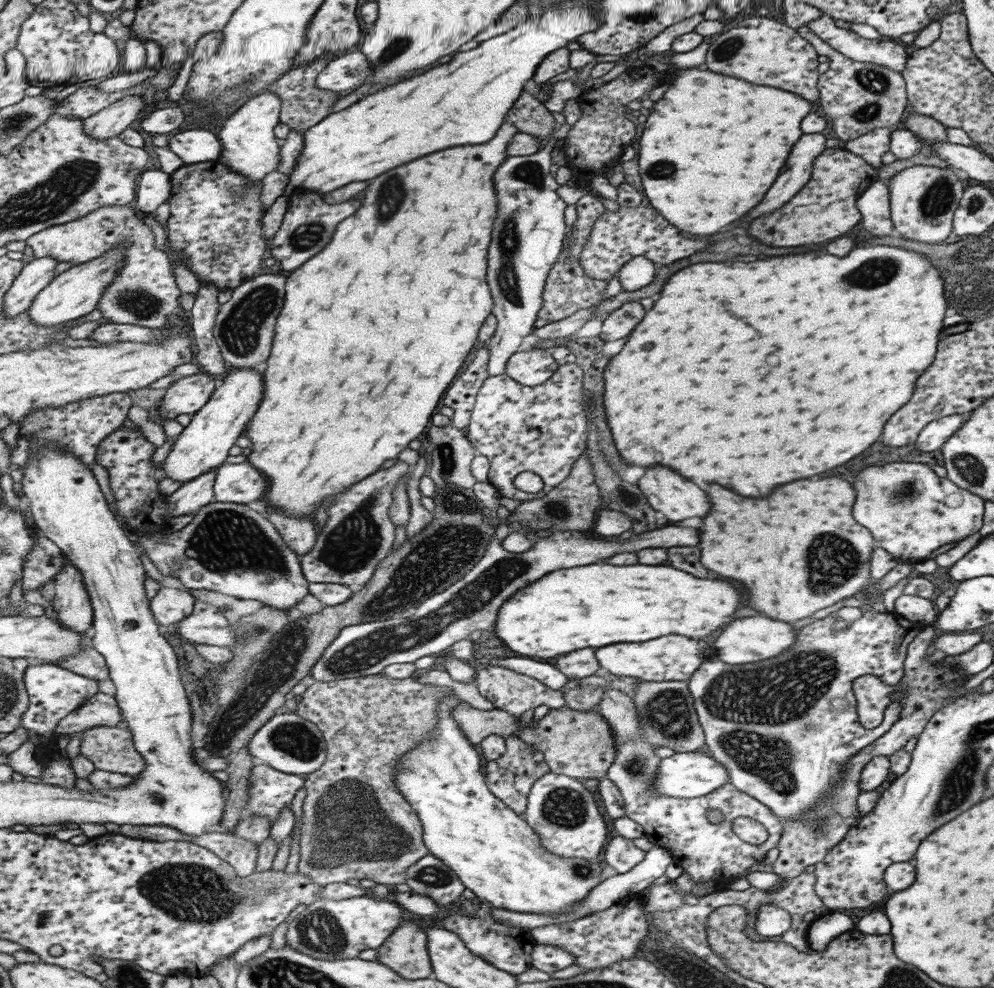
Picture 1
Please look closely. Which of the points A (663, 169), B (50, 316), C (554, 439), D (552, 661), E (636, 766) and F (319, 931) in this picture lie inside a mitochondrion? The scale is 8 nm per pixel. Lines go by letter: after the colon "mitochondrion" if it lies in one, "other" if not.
A: mitochondrion
B: other
C: other
D: other
E: mitochondrion
F: mitochondrion

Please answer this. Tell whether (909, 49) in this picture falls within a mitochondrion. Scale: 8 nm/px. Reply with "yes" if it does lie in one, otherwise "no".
no

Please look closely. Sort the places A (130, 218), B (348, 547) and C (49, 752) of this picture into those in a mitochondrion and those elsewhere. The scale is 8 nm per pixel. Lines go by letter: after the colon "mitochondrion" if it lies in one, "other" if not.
A: other
B: mitochondrion
C: other

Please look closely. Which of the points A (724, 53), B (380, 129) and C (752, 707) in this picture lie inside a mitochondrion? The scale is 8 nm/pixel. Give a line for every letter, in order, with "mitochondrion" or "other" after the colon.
A: mitochondrion
B: other
C: mitochondrion

